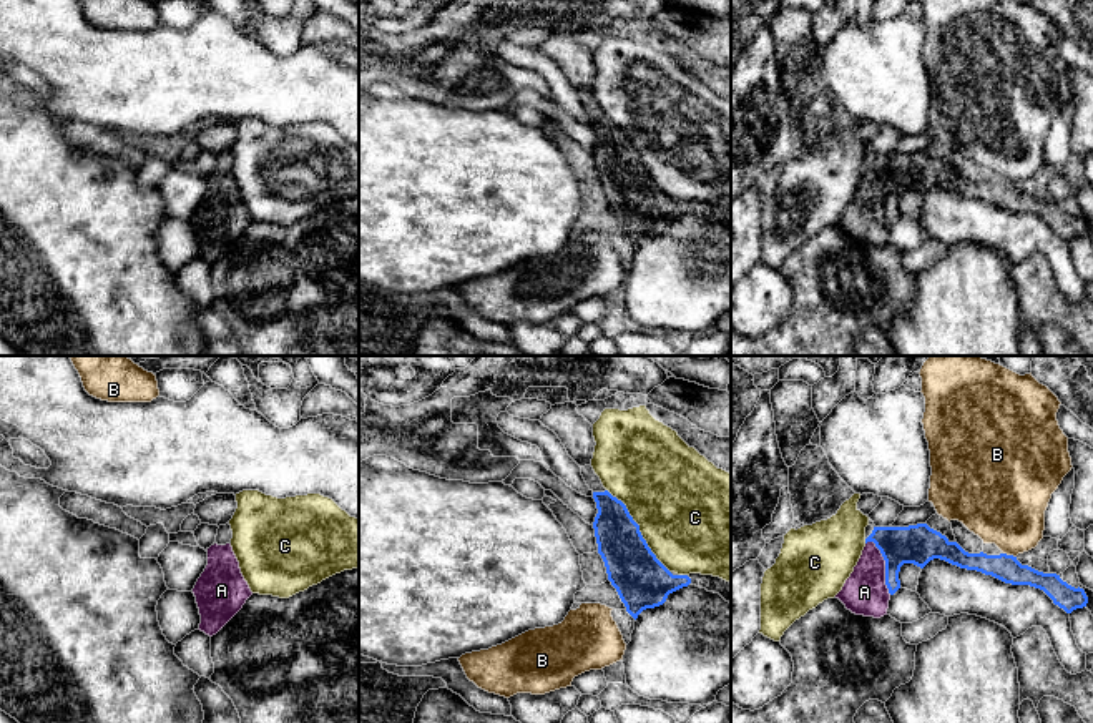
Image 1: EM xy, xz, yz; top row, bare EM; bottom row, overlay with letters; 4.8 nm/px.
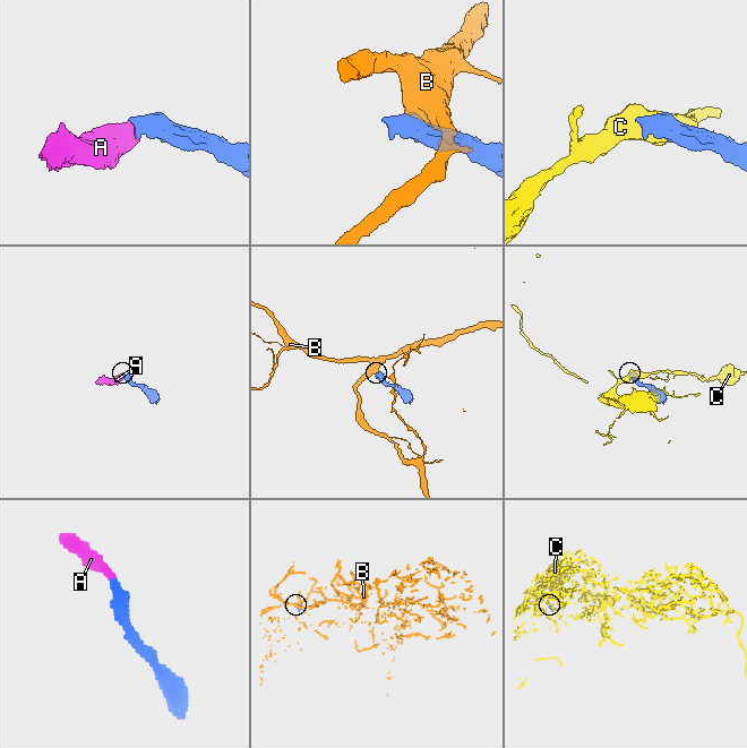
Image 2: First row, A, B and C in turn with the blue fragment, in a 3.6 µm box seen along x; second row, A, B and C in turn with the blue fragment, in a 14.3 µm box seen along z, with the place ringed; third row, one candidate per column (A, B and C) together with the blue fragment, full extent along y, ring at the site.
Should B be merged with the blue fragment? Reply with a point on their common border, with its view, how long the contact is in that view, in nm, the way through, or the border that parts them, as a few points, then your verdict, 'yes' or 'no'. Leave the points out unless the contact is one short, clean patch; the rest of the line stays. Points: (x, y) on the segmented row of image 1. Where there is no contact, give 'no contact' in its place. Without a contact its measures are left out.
contact yz (1010, 555); length 70 nm; no

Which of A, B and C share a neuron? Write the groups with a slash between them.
A / B / C

